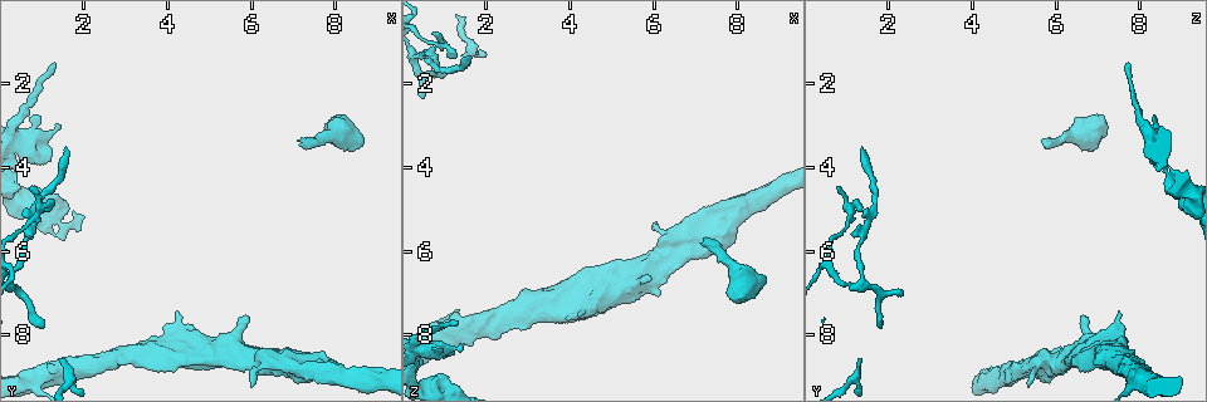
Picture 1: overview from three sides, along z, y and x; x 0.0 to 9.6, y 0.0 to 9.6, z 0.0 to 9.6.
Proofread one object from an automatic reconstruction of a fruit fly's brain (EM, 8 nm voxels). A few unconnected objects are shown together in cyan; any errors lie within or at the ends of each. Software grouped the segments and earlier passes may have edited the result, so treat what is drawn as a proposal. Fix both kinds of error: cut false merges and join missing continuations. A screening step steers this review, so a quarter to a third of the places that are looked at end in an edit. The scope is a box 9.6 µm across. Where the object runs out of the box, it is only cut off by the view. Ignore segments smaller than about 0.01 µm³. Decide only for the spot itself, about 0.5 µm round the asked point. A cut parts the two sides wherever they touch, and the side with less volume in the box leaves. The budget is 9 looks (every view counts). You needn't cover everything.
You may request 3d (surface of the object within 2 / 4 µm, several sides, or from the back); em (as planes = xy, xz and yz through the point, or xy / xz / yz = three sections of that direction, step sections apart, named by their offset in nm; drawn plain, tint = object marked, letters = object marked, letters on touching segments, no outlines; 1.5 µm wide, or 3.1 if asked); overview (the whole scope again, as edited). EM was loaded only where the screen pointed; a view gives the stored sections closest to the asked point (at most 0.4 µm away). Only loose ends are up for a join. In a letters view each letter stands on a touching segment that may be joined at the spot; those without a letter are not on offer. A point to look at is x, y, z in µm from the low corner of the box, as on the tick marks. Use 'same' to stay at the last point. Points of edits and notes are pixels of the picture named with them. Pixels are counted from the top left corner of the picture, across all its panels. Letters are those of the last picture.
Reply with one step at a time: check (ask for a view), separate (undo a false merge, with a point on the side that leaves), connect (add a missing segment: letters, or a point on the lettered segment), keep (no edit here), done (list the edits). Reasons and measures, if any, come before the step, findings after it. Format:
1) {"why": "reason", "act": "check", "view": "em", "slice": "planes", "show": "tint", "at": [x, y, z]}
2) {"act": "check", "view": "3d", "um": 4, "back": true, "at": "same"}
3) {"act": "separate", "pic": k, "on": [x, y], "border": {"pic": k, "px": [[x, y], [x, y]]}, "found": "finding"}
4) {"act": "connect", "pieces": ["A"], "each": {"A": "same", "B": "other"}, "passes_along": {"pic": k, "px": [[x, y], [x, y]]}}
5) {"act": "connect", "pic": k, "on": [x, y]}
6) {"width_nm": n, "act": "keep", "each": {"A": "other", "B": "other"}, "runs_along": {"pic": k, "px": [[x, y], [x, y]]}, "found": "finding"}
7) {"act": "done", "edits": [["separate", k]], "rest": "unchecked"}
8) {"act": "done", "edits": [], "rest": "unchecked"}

{"why": "thin end", "act": "check", "view": "em", "slice": "xz", "step": 8, "show": "tint", "at": [1.00, 7.85, 1.75]}

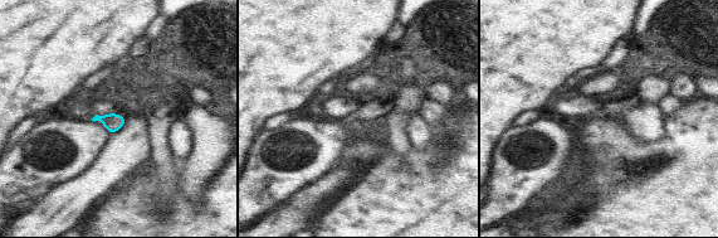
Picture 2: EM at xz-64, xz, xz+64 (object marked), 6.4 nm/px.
{"act": "check", "view": "em", "slice": "planes", "show": "letters", "at": "same"}

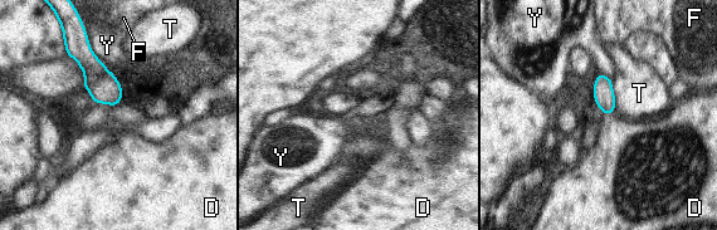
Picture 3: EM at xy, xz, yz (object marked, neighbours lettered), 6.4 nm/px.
{"width_nm": 130, "act": "connect", "pieces": ["D"], "each": {"D": "same", "F": "other", "T": "other", "Y": "other"}, "passes_along": {"pic": 3, "px": [[603, 89], [609, 113], [623, 150]]}, "found": "the neuron continues"}

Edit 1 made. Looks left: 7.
{"act": "check", "view": "overview"}

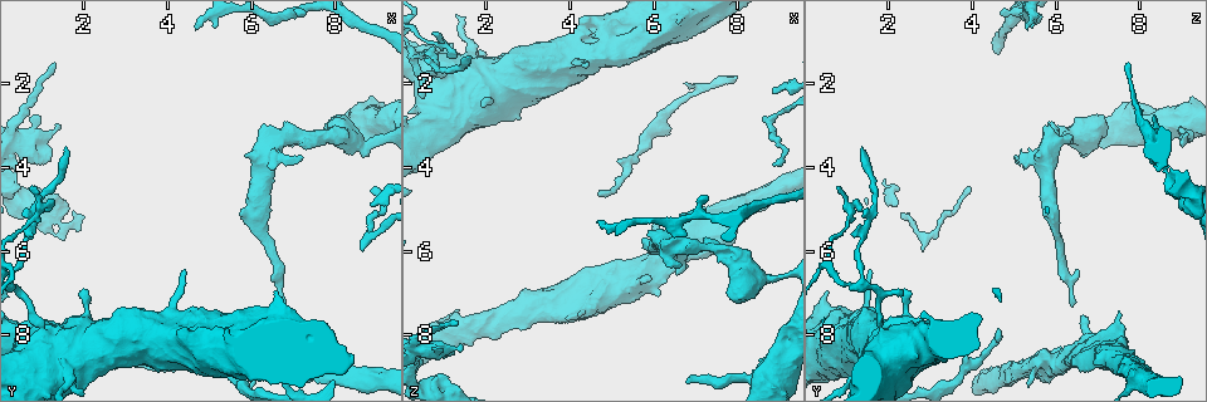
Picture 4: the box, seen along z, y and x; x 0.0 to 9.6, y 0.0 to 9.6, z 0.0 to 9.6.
{"act": "check", "view": "3d", "um": 4, "at": [1.50, 3.60, 1.35]}

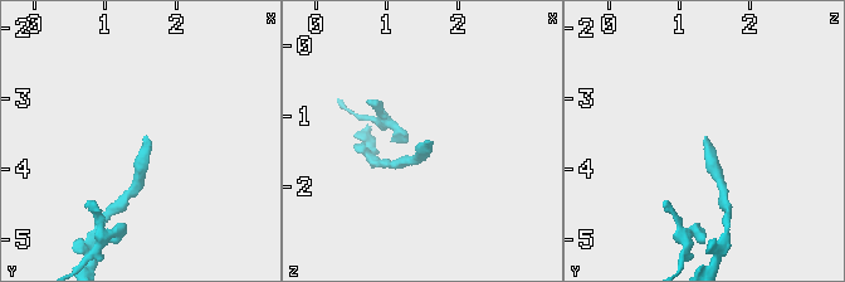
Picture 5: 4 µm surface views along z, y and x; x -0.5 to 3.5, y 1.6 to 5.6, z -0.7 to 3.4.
{"act": "check", "view": "em", "slice": "planes", "show": "plain", "at": [1.55, 3.55, 1.40]}

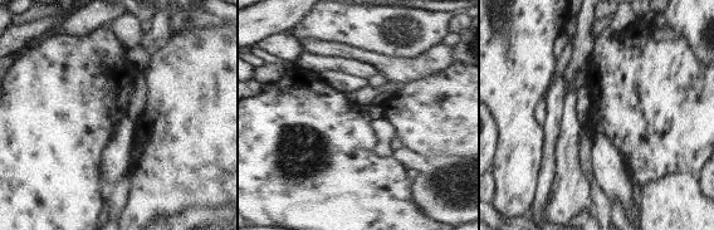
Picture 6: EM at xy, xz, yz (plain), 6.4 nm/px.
{"why": "see the neighbours", "act": "check", "view": "em", "slice": "planes", "show": "letters", "at": "same"}

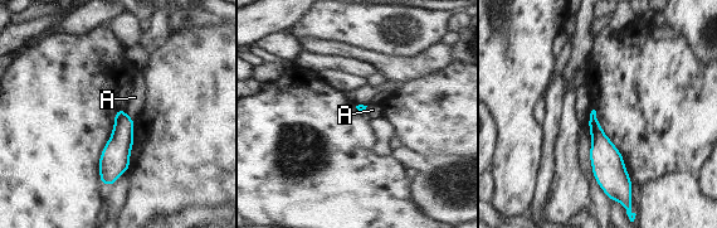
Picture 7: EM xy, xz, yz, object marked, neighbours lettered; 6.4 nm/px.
{"act": "keep", "each": {"A": "other"}, "found": "no lettered segment goes on from it"}

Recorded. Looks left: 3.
{"why": "branch stops here", "act": "check", "view": "3d", "um": 2, "at": [5.85, 7.55, 6.65]}

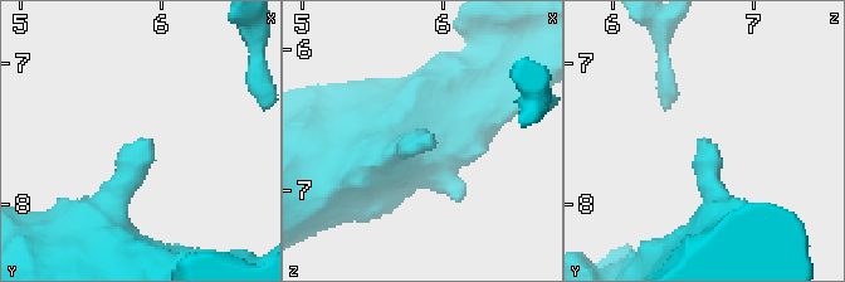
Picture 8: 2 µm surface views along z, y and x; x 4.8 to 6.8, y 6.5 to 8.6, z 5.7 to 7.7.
{"why": "shape alone is not enough", "act": "check", "view": "em", "slice": "xz", "step": 8, "show": "tint", "at": [5.94, 7.54, 6.60]}

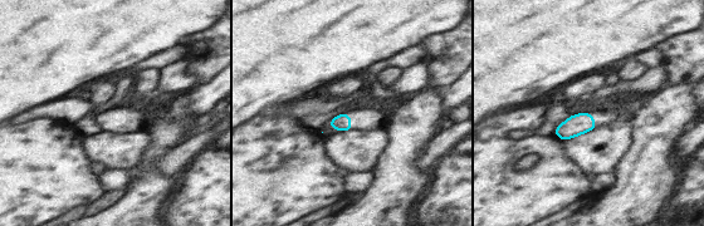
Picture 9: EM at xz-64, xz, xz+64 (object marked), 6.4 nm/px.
{"act": "check", "view": "em", "slice": "planes", "show": "letters", "at": "same"}

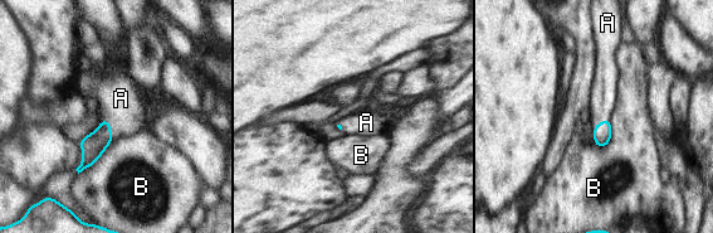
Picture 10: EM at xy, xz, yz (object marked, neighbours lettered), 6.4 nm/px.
{"act": "connect", "pieces": ["A"], "each": {"A": "same", "B": "other"}, "found": "the neuron continues"}

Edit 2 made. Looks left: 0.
{"act": "done", "edits": [["connect", 3], ["connect", 10]], "rest": "unchecked"}

